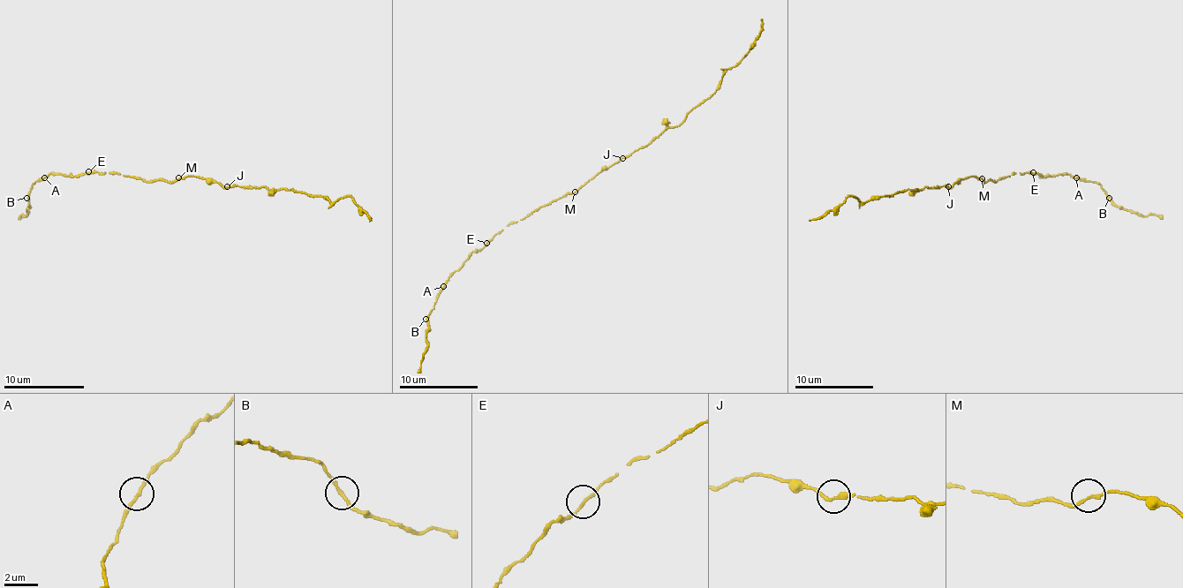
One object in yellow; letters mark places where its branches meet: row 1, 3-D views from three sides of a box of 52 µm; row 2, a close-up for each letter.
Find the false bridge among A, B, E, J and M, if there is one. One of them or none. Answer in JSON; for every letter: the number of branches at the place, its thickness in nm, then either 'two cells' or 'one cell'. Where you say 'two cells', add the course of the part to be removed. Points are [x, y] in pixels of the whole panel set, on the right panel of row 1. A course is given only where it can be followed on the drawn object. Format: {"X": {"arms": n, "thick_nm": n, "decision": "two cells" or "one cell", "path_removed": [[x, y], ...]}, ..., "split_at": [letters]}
{"A": {"arms": 2, "thick_nm": 190, "decision": "one cell"}, "B": {"arms": 2, "thick_nm": 180, "decision": "one cell"}, "E": {"arms": 2, "thick_nm": 180, "decision": "one cell"}, "J": {"arms": 2, "thick_nm": 200, "decision": "one cell"}, "M": {"arms": 2, "thick_nm": 160, "decision": "one cell"}, "split_at": []}

